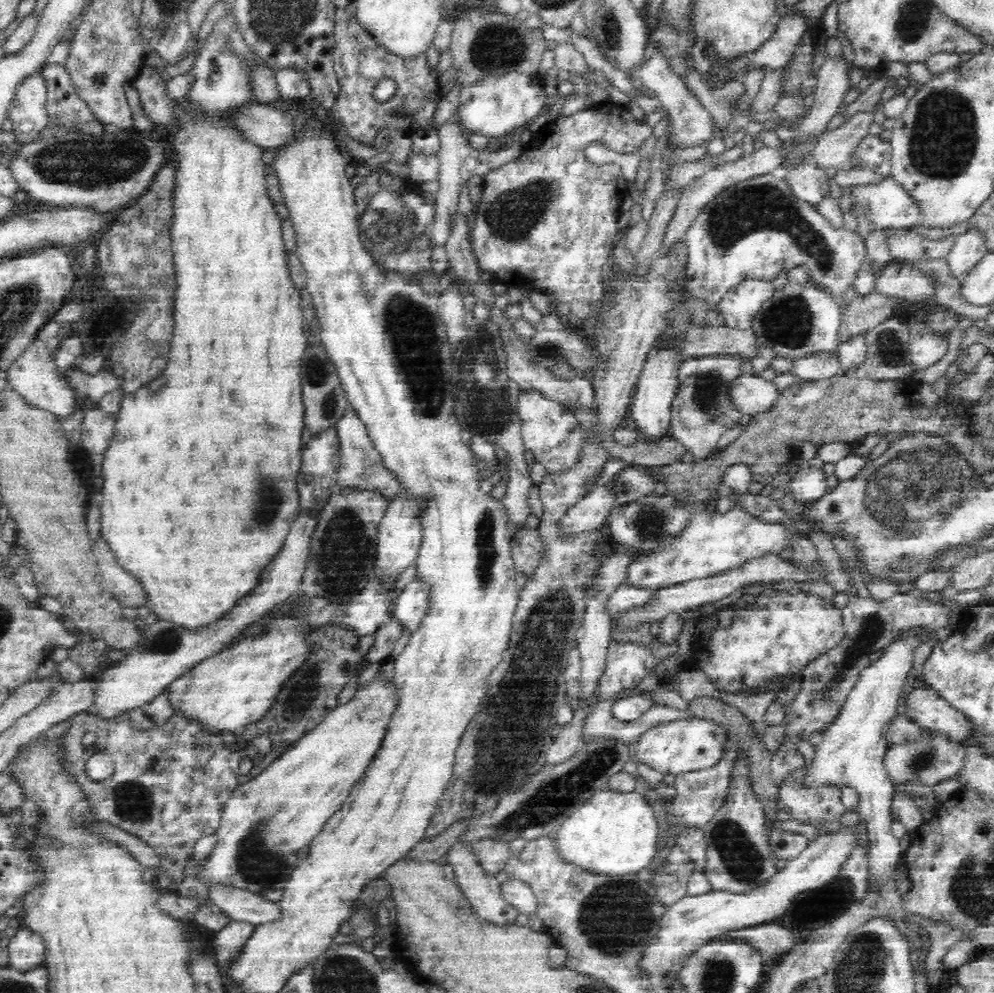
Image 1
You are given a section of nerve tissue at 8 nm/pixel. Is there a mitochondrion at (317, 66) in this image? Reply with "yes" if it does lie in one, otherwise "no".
no

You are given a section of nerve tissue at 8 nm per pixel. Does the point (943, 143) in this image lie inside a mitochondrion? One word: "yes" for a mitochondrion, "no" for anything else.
yes

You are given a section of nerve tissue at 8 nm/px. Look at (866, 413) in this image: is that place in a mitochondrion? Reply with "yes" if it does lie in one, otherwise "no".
no

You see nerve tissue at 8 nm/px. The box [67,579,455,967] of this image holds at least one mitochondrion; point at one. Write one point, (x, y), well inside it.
(257, 861)

